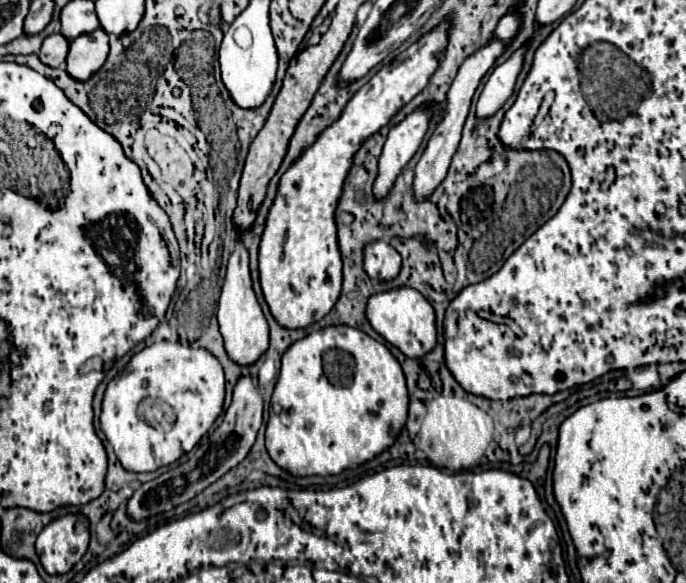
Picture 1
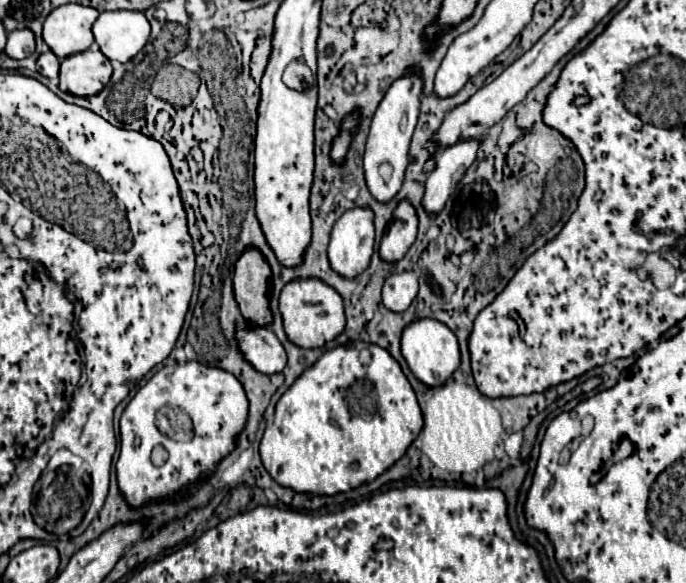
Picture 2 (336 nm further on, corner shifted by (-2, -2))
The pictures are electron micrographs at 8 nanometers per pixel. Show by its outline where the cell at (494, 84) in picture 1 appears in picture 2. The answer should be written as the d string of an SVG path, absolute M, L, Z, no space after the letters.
M469 139L463 143L457 143L455 147L447 147L439 159L435 171L427 175L425 181L425 195L423 195L423 209L435 217L443 211L449 195L457 187L457 183L463 179L465 171L475 159L477 151L477 139Z

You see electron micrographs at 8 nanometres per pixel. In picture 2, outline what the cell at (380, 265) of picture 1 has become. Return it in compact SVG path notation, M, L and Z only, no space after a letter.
M413 271L395 273L385 281L383 305L389 311L403 313L409 309L415 295L417 295L417 275Z

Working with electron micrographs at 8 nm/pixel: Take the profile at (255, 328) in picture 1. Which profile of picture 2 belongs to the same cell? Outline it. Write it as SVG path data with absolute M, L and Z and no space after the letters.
M243 327L237 331L237 341L243 357L265 375L281 373L287 365L287 355L279 339L265 327Z

